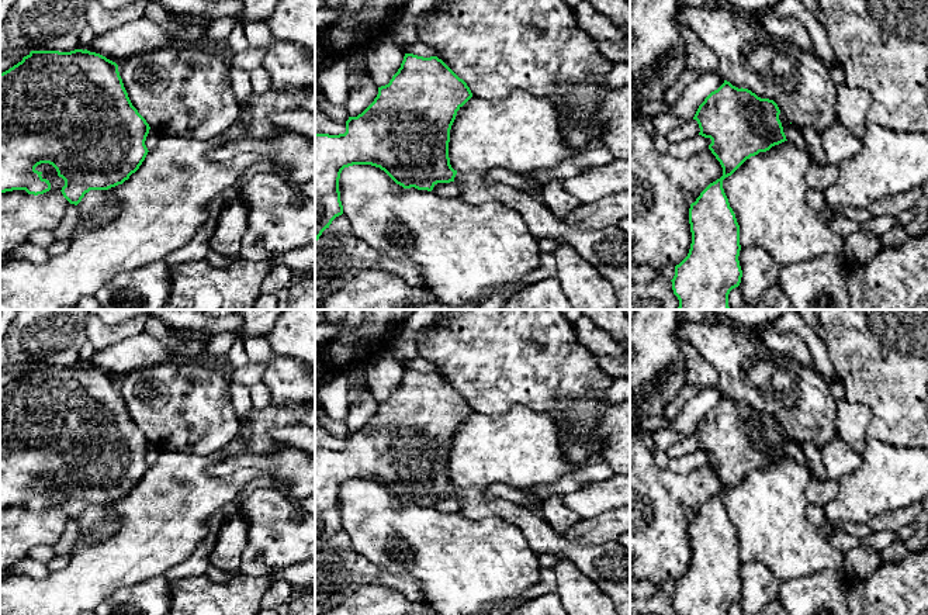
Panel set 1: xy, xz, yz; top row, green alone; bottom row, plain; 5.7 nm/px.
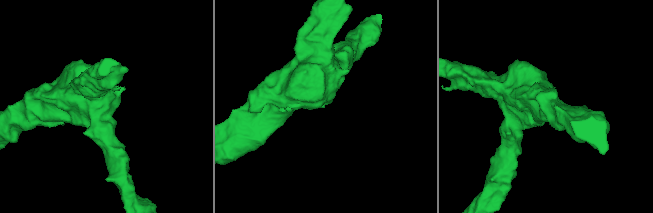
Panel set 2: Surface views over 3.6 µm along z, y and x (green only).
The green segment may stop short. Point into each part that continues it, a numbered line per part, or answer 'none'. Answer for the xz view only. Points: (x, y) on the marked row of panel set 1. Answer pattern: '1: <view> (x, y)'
1: xz (608, 249)

